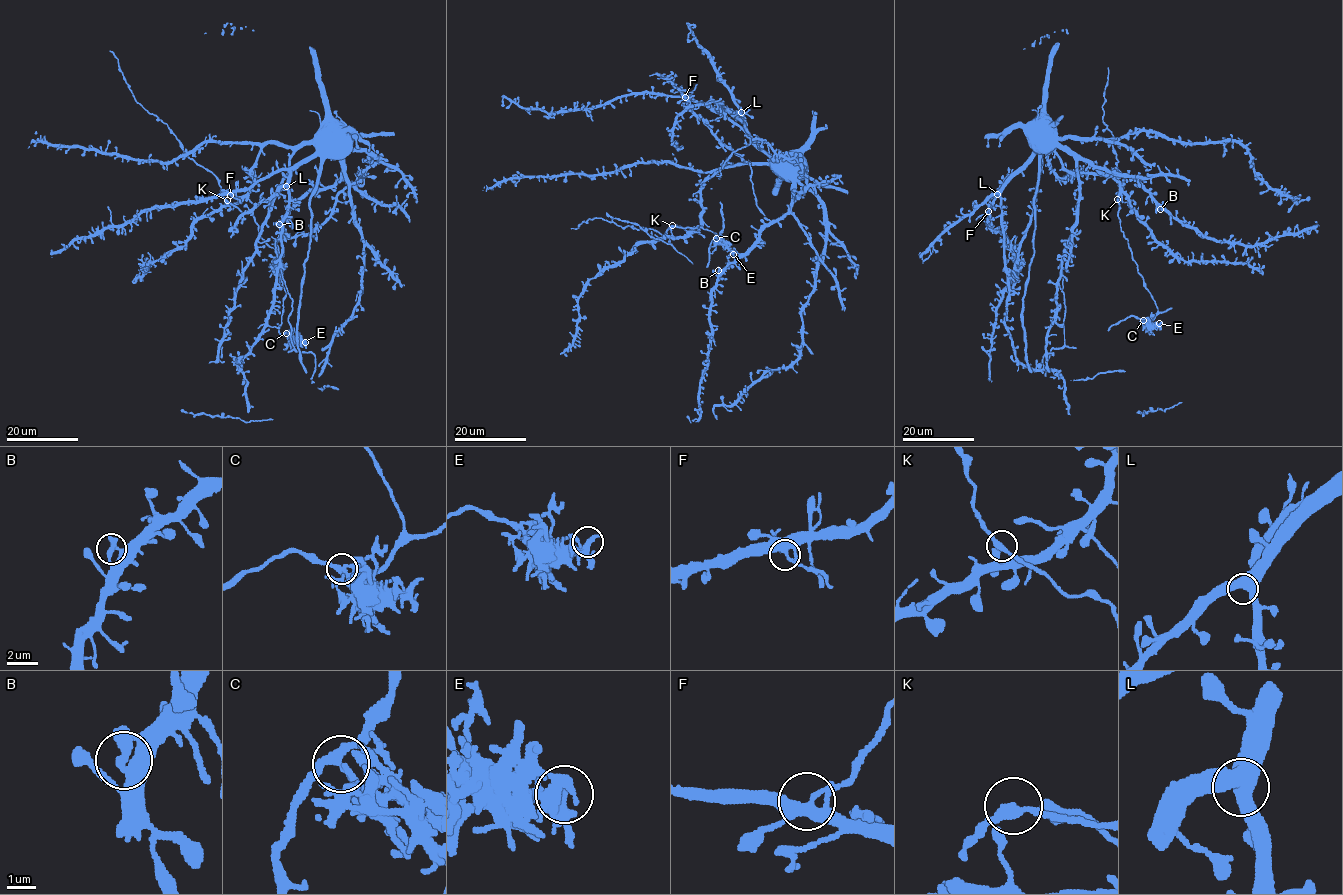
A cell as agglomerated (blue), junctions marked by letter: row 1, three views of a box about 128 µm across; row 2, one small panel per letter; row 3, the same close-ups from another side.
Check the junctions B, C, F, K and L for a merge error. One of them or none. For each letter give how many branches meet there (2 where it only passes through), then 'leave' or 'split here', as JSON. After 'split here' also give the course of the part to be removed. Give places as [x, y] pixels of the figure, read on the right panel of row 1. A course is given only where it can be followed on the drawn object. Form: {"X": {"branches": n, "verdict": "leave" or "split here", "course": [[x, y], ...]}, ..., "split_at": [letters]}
{"B": {"branches": 3, "verdict": "leave"}, "C": {"branches": 3, "verdict": "split here", "course": [[1143, 320], [1161, 329]]}, "F": {"branches": 3, "verdict": "leave"}, "K": {"branches": 3, "verdict": "leave"}, "L": {"branches": 3, "verdict": "leave"}, "split_at": ["C"]}

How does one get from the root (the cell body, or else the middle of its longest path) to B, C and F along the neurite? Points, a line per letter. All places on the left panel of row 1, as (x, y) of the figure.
B: (329, 138), (335, 140), (348, 152), (343, 154), (345, 167), (341, 175), (331, 186), (307, 191), (280, 224)
C: (329, 138), (265, 144), (252, 186), (225, 202), (252, 215), (275, 250), (286, 333)
F: (329, 138), (335, 140), (323, 143), (300, 163), (230, 195)

